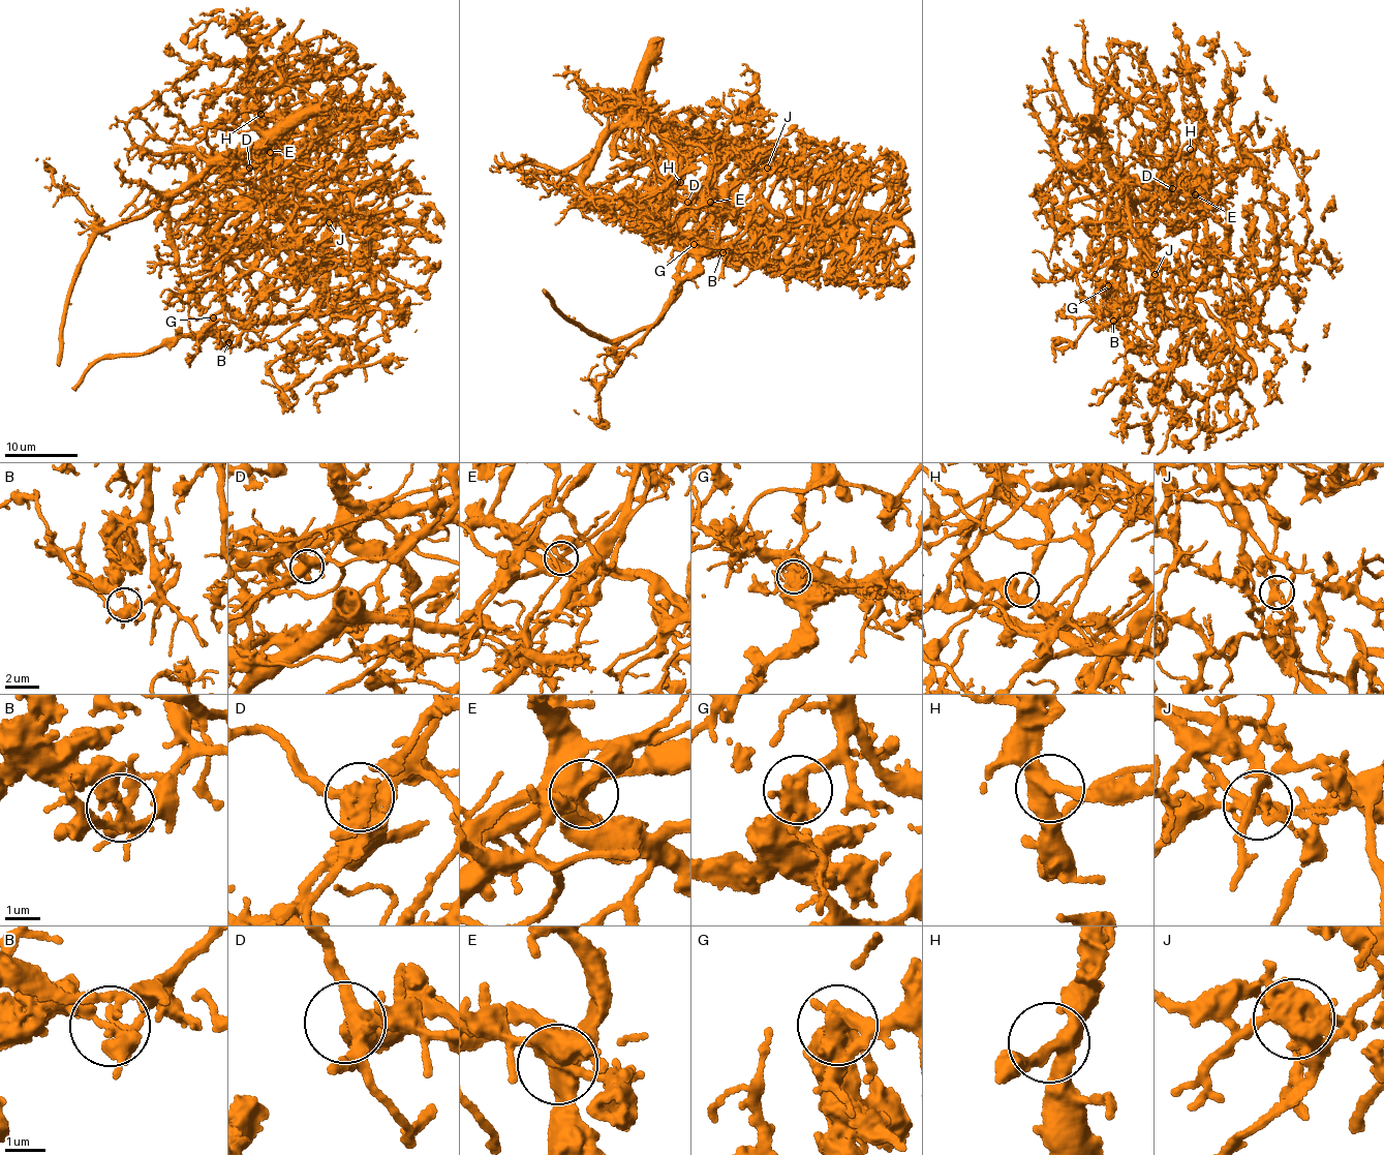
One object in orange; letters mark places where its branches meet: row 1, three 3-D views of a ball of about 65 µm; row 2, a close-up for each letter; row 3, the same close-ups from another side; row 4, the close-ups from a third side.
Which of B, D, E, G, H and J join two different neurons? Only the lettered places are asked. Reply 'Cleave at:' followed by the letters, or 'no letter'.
Cleave at: B, E, G, J

